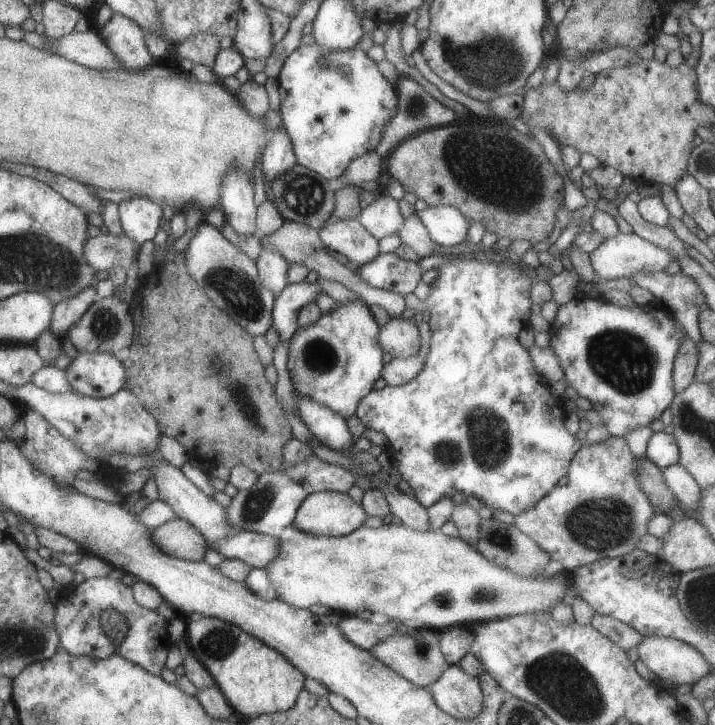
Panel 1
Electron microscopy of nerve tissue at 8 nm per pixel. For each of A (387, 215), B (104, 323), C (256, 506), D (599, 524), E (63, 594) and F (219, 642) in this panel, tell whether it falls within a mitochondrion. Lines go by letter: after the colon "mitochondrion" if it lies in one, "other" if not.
A: other
B: mitochondrion
C: mitochondrion
D: mitochondrion
E: other
F: mitochondrion

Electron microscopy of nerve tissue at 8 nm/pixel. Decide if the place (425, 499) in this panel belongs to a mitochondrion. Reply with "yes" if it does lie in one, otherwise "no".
no

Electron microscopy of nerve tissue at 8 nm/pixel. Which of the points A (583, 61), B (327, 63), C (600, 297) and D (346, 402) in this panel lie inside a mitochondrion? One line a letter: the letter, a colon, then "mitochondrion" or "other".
A: other
B: mitochondrion
C: other
D: other

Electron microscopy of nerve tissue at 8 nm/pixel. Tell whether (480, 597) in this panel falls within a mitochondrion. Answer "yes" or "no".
yes

